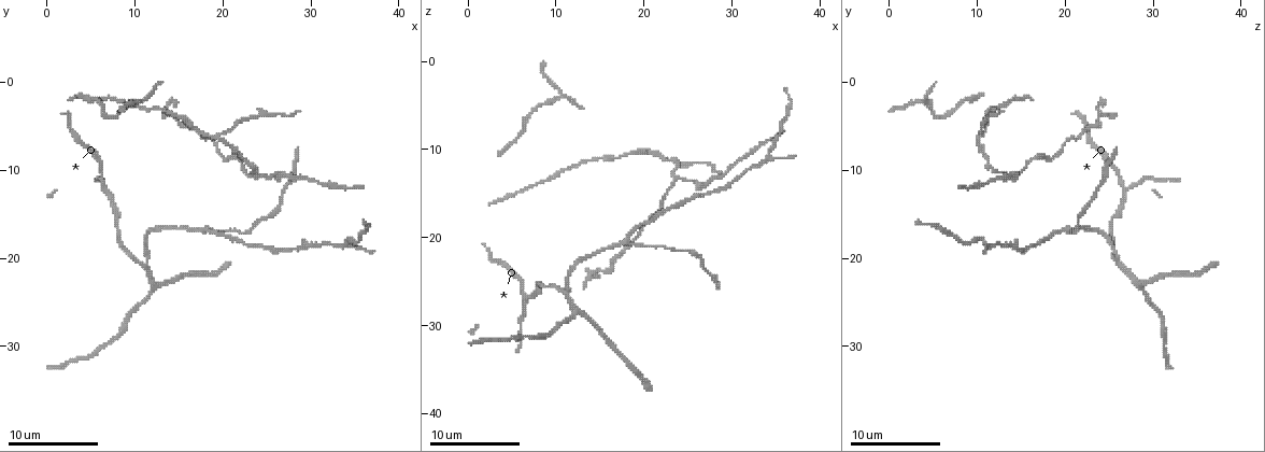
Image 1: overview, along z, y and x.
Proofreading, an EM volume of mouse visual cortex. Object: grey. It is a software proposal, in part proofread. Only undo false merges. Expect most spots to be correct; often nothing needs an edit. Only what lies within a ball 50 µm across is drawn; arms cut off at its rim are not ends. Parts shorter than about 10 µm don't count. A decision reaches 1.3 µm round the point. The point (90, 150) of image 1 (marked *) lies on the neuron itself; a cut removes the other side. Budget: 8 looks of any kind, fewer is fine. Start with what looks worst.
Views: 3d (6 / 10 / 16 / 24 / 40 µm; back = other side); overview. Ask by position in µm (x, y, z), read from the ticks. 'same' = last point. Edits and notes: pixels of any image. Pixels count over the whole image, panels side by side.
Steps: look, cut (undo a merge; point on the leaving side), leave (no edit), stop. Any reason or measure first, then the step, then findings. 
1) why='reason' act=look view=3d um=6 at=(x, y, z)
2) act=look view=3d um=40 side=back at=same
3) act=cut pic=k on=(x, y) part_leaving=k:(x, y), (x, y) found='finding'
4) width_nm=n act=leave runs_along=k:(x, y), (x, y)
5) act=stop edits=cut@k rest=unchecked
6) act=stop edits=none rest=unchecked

why='branch point' act=look view=3d um=16 at=(23.4, 10.6, 13.4)

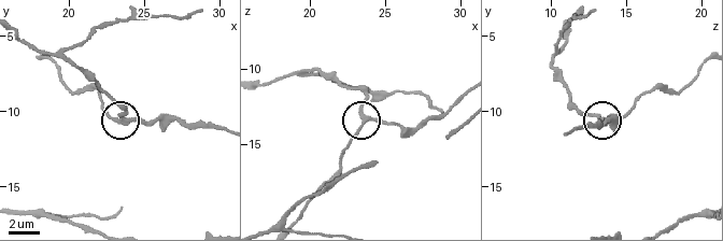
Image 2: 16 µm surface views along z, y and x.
act=look view=3d um=6 at=(23.6, 10.6, 13.4)

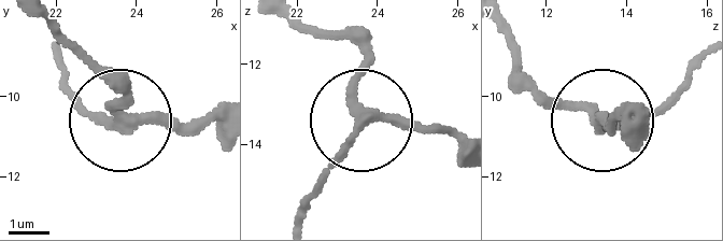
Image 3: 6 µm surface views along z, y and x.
arms=3 act=leave runs_along=3:(302, 24), (354, 44), (364, 113), (456, 133) found='continuous, no second neuron'

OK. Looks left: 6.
why='three-way junction' act=look view=3d um=16 at=(11.6, 20.8, 26.8)

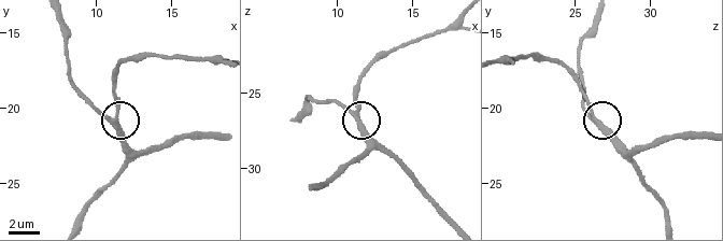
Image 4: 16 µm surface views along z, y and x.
act=look view=3d um=16 side=back at=(11.2, 20.8, 26.6)

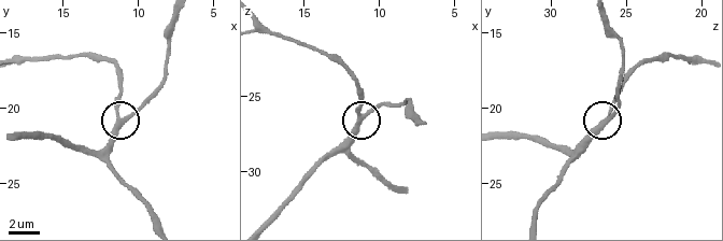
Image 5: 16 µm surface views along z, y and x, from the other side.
side_arm_um=21 act=leave runs_along=5:(607, 18), (621, 46), (618, 103), (576, 144) found='continuous, no second neuron'

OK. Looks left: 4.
why='a fork' act=look view=3d um=6 at=(18.0, 16.8, 20.2)

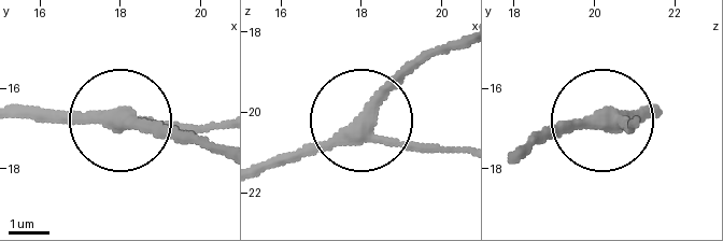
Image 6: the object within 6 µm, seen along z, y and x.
arms=3 act=leave runs_along=6:(19, 114), (214, 124) found='one neuron here'

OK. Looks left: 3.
act=look view=3d um=10 at=(20.8, 8.4, 17.8)

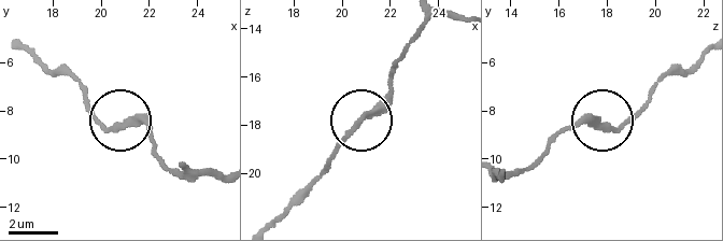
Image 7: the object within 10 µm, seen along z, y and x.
act=look view=3d um=6 at=(20.5, 8.6, 18.1)

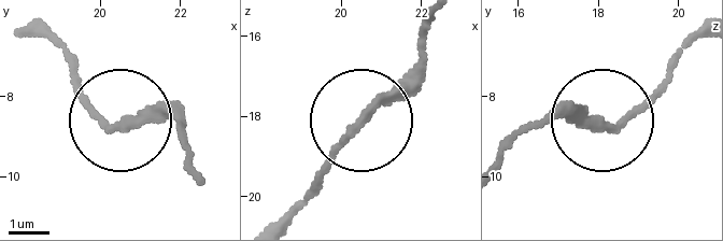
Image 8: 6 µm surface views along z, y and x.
width_nm=210 act=leave runs_along=8:(502, 155), (543, 124), (615, 121), (674, 66) found='all the same neuron'

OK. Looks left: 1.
act=stop edits=none rest=unchecked

